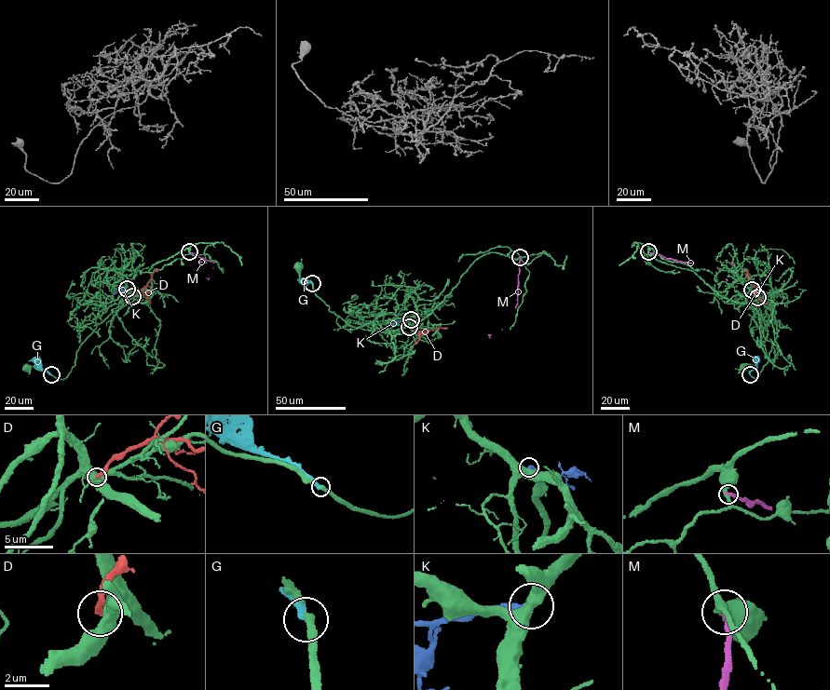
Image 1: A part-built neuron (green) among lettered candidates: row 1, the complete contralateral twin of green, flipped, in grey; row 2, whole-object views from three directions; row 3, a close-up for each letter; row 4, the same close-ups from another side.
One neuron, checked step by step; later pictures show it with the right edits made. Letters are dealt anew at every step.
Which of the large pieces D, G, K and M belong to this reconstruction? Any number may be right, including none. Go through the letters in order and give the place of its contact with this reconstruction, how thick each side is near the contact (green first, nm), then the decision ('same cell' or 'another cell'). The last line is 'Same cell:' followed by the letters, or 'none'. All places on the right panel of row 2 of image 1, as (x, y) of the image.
D: (757, 297) | 550/260 nm | another cell
G: (750, 374) | 240/300 nm | another cell
K: (752, 290) | 550/240 nm | another cell
M: (648, 251) | 300/280 nm | another cell
Same cell: none

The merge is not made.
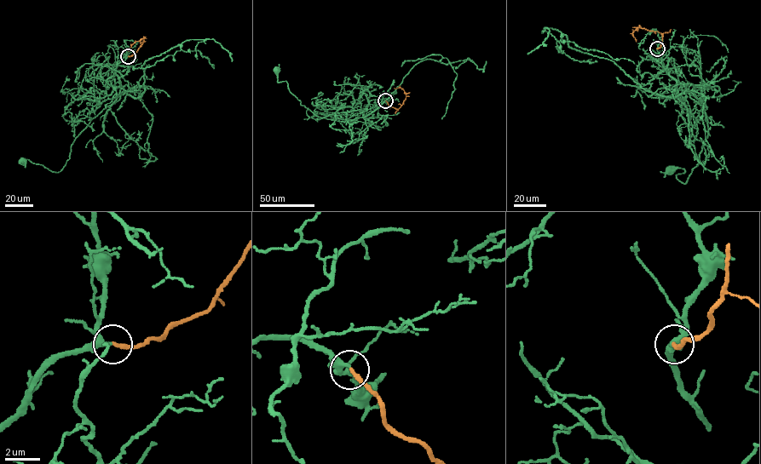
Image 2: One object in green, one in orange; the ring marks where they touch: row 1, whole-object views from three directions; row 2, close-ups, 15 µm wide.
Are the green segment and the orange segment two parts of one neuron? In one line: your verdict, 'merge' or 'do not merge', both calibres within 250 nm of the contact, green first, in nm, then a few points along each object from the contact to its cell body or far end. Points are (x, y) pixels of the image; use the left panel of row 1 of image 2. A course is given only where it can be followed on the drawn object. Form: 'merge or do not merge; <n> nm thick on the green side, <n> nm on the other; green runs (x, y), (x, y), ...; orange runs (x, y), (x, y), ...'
merge; 240 nm thick on the green side, 240 nm on the other; green runs (128, 56), (116, 69), (123, 89), (119, 99), (75, 140), (63, 168), (55, 172), (20, 161); orange runs (128, 56), (135, 54), (143, 39), (136, 41), (128, 51)

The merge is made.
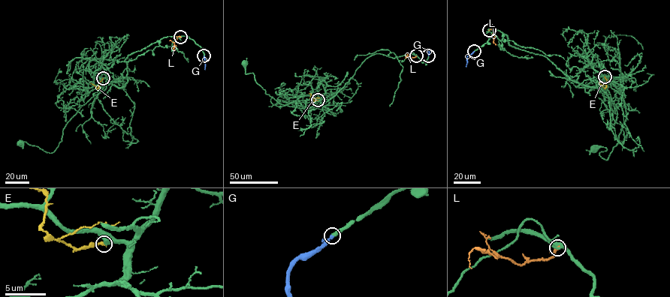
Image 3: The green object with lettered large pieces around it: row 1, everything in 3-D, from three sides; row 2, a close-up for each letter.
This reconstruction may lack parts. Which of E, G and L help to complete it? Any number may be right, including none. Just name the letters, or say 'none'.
G

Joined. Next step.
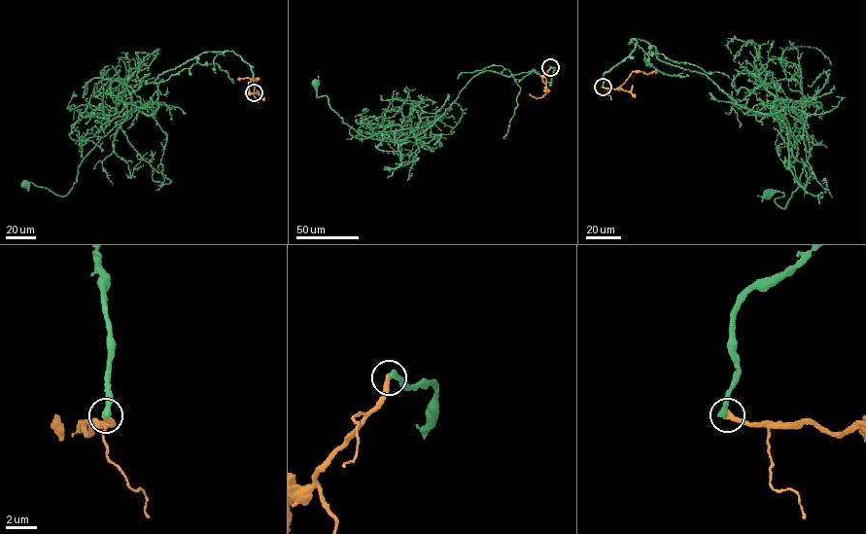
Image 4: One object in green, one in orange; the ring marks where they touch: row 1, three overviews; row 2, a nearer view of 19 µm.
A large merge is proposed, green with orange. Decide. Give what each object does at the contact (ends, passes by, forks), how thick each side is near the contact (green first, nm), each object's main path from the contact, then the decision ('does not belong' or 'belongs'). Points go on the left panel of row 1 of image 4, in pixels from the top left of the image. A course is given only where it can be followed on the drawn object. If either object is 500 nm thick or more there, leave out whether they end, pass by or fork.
green ends there; orange ends there; 420 nm thick on the green side, 320 nm on the other; green runs (254, 92), (240, 56), (203, 53), (159, 74), (155, 111), (134, 108), (100, 139), (64, 195), (23, 184); orange runs (254, 92), (249, 91), (248, 85), (253, 78), (258, 78), (238, 79); belongs

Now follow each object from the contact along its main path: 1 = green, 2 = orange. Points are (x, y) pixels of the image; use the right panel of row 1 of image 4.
1: (603, 87), (634, 38), (742, 107), (786, 106), (810, 155), (784, 208), (775, 200), (783, 193), (767, 194)
2: (603, 87), (617, 88), (633, 71), (648, 73), (656, 70), (654, 72)

